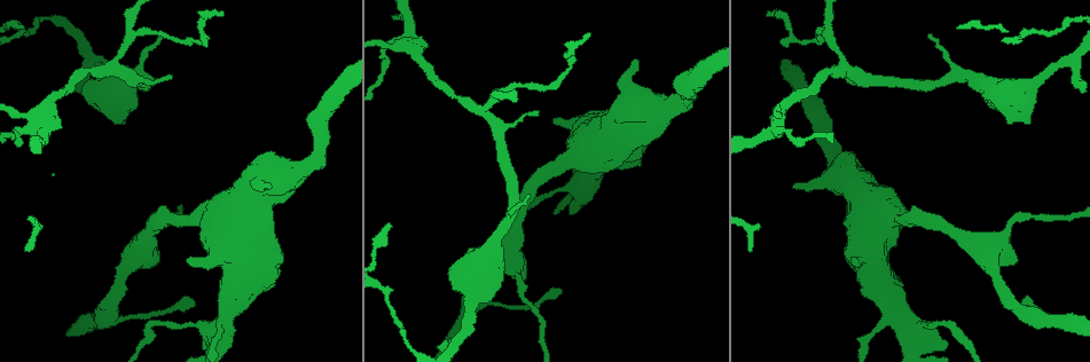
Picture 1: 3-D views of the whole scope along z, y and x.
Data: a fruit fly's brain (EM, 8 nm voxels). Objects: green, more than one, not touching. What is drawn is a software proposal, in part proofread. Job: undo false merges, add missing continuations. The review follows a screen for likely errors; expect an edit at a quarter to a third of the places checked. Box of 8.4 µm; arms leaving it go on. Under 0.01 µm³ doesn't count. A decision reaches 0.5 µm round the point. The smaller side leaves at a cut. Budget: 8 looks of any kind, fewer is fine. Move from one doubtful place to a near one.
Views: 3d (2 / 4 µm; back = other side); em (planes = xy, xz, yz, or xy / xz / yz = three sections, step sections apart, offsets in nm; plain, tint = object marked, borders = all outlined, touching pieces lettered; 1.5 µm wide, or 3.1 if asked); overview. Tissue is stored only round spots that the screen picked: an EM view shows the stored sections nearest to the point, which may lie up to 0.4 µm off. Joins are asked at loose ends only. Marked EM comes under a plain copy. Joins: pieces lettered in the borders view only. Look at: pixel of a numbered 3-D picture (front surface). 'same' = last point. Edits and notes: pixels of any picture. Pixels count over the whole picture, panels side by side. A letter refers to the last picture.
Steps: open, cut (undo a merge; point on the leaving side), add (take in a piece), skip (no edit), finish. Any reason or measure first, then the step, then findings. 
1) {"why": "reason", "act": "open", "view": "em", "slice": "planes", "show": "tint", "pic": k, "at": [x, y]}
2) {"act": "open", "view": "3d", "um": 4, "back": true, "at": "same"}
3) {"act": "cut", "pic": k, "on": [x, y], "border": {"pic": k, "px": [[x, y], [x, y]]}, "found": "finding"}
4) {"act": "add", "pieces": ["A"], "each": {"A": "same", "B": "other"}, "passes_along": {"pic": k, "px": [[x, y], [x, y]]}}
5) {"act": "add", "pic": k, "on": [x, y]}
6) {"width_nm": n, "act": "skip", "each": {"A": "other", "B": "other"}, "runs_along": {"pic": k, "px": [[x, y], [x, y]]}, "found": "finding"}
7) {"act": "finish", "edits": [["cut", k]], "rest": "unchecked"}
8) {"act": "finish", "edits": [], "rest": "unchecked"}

{"why": "tapers out", "act": "open", "view": "3d", "um": 4, "pic": 1, "at": [561, 291]}

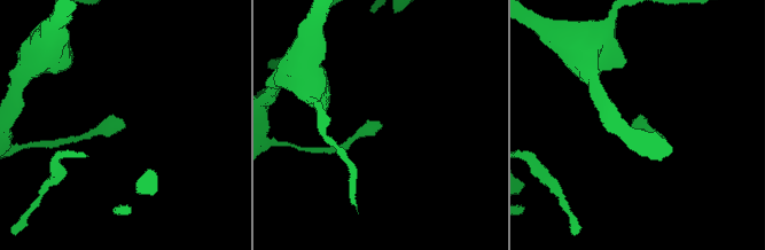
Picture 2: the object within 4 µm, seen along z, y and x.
{"act": "open", "view": "em", "slice": "planes", "show": "tint", "pic": 2, "at": [122, 128]}

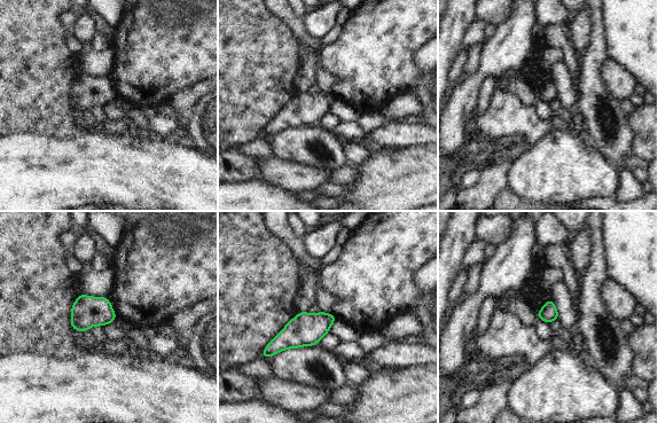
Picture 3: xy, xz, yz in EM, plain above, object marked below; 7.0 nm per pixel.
{"why": "what lies round it", "act": "open", "view": "em", "slice": "planes", "show": "borders", "at": "same"}

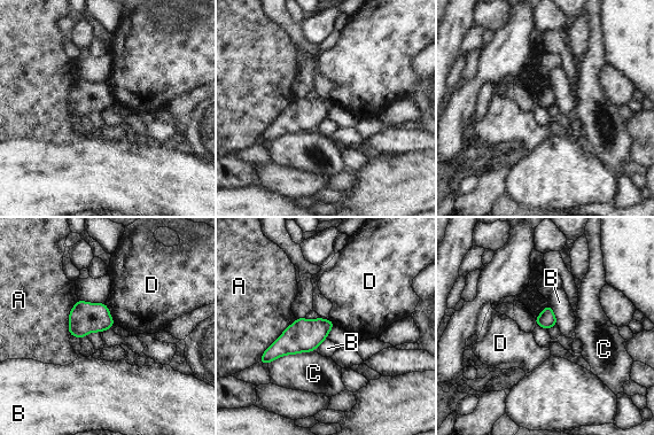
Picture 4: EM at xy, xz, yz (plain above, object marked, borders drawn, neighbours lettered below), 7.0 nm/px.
{"act": "skip", "each": {"A": "other", "B": "other", "C": "other", "D": "other"}, "border": {"pic": 4, "px": [[104, 303], [115, 323]]}, "found": "none of them fits"}

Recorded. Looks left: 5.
{"why": "arms part here", "act": "open", "view": "3d", "um": 2, "pic": 1, "at": [1033, 316]}

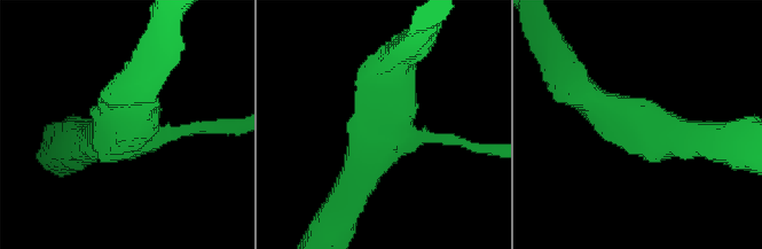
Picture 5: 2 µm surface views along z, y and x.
{"act": "open", "view": "em", "slice": "yz", "step": 8, "show": "tint", "pic": 5, "at": [387, 127]}

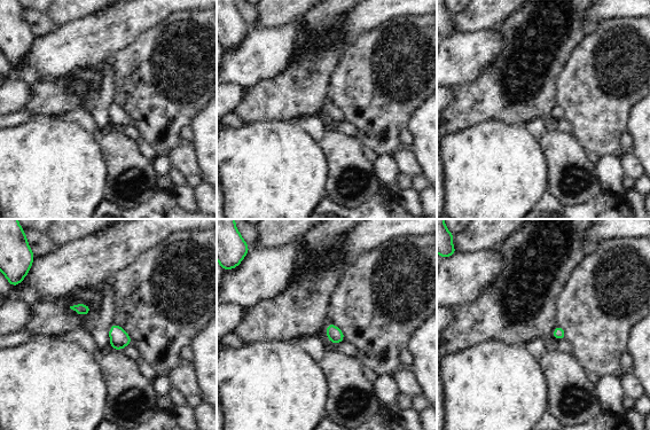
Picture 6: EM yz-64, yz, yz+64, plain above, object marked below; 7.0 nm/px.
{"why": "another direction", "act": "open", "view": "em", "slice": "planes", "show": "borders", "at": "same"}

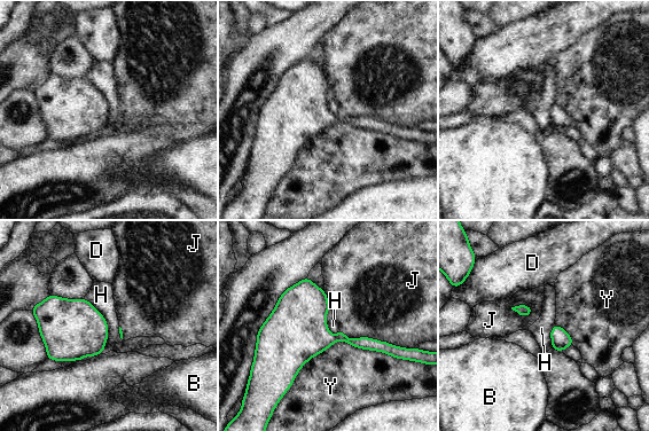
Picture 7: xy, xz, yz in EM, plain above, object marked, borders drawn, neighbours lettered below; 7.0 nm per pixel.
{"width_nm": 420, "act": "skip", "each": {"B": "other", "D": "other", "H": "other", "J": "other", "Y": "other"}, "found": "one neuron here"}

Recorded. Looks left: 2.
{"why": "free end", "act": "open", "view": "em", "slice": "planes", "show": "borders", "pic": 1, "at": [427, 44]}

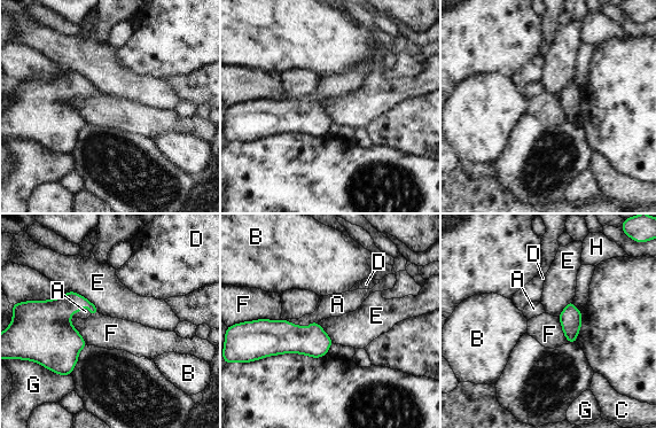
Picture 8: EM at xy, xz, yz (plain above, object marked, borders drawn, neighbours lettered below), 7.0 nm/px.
{"act": "add", "pieces": ["A"], "each": {"A": "same", "B": "other", "C": "other", "D": "other", "E": "other", "F": "other", "G": "other", "H": "other"}, "passes_along": {"pic": 8, "px": [[268, 337], [302, 327], [329, 305]]}, "found": "the neuron continues"}

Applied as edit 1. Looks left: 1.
{"act": "finish", "edits": [["add", 8]], "rest": "unchecked"}

